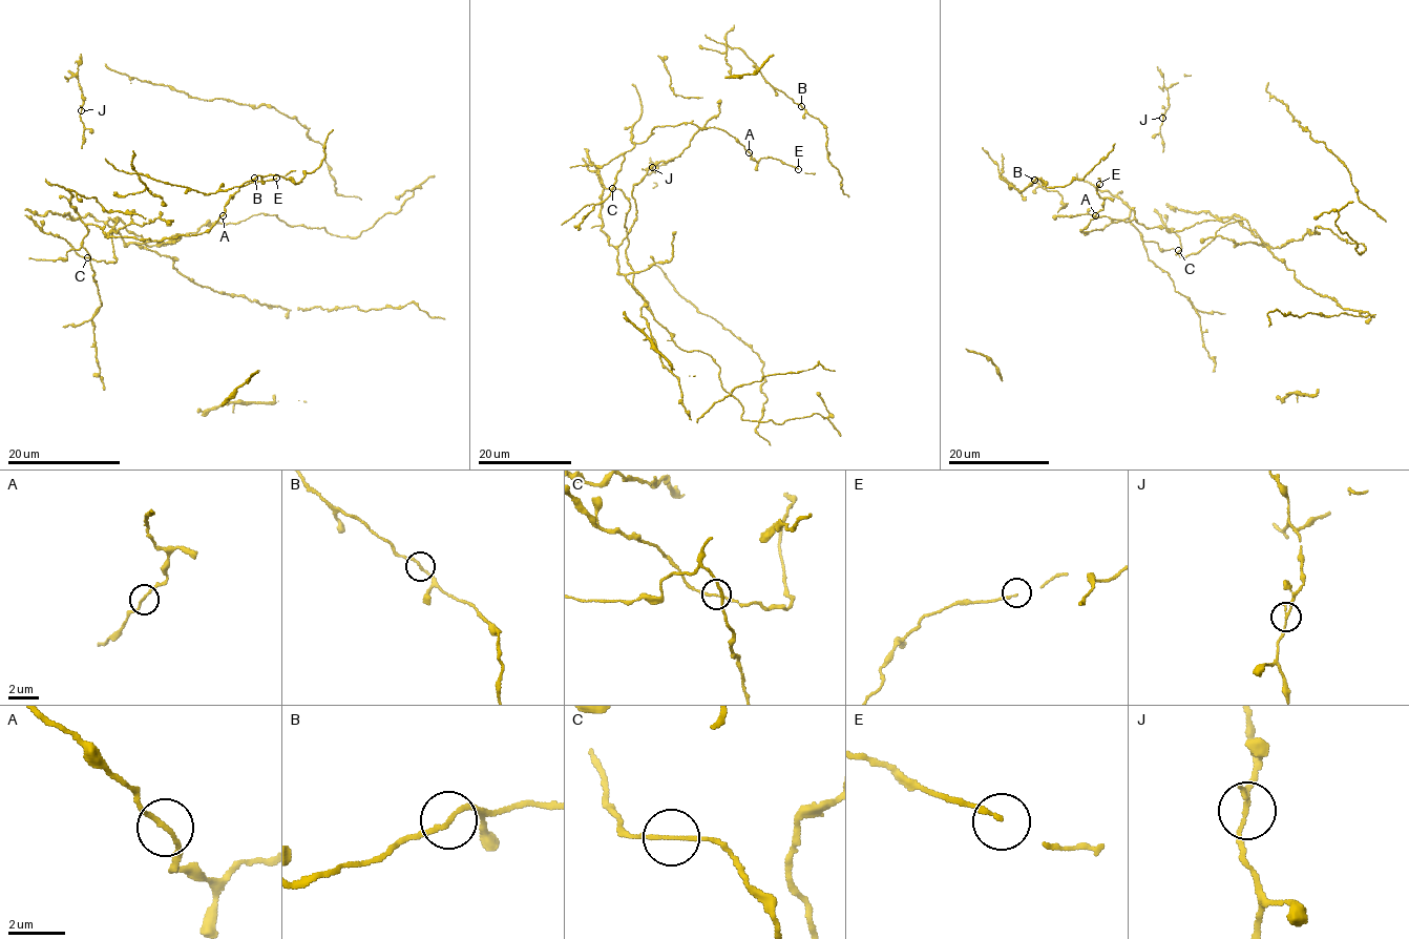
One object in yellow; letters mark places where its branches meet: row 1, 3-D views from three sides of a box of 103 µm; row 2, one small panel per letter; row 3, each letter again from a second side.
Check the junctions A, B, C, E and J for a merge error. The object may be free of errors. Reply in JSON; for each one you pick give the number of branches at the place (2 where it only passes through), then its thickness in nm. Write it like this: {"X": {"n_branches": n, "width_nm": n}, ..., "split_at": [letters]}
{"split_at": []}

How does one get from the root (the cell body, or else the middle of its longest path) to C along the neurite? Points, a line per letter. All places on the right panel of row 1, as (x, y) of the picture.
C: (1256, 236), (1244, 220), (1239, 220), (1221, 227), (1195, 253), (1179, 256), (1176, 252), (1178, 251)

